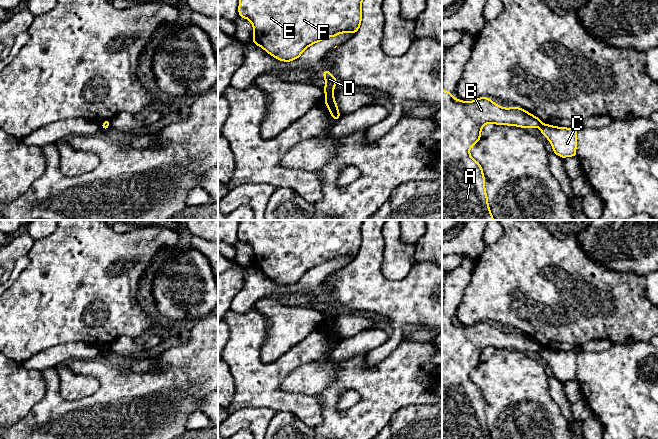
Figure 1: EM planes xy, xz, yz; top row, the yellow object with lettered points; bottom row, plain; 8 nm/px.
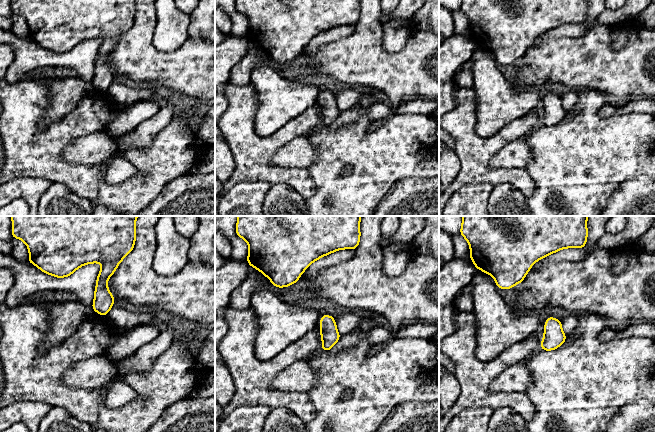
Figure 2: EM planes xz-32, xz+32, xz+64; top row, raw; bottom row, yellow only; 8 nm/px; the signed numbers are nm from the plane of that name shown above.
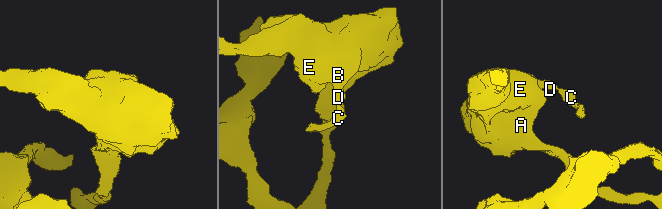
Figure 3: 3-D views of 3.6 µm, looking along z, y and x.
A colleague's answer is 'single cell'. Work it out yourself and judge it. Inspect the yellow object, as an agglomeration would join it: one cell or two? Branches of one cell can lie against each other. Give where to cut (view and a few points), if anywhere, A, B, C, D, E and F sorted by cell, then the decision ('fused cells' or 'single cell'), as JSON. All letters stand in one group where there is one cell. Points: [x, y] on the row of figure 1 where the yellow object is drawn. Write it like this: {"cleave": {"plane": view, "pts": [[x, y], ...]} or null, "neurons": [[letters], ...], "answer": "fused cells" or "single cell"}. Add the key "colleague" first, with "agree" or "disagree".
{"colleague": "disagree", "cleave": {"plane": "xz", "pts": [[332, 93], [326, 95]]}, "neurons": [["A", "B", "D", "E", "F"], ["C"]], "answer": "fused cells"}

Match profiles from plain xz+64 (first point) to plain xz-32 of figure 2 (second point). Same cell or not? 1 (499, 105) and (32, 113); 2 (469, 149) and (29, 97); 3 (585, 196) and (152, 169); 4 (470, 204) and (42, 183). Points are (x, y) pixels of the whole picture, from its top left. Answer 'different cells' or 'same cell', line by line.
1: different cells
2: same cell
3: same cell
4: same cell

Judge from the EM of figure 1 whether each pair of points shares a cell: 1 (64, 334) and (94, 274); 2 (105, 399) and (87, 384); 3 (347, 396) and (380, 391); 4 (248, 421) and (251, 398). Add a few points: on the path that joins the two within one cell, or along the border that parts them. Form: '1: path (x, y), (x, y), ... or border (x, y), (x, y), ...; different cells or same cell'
1: path (67, 319), (67, 312), (75, 297), (83, 289); same cell
2: border (100, 382), (100, 386), (95, 392), (74, 400); different cells
3: border (359, 393), (355, 404), (338, 407); different cells
4: border (273, 409), (266, 407), (241, 407), (228, 414); different cells

